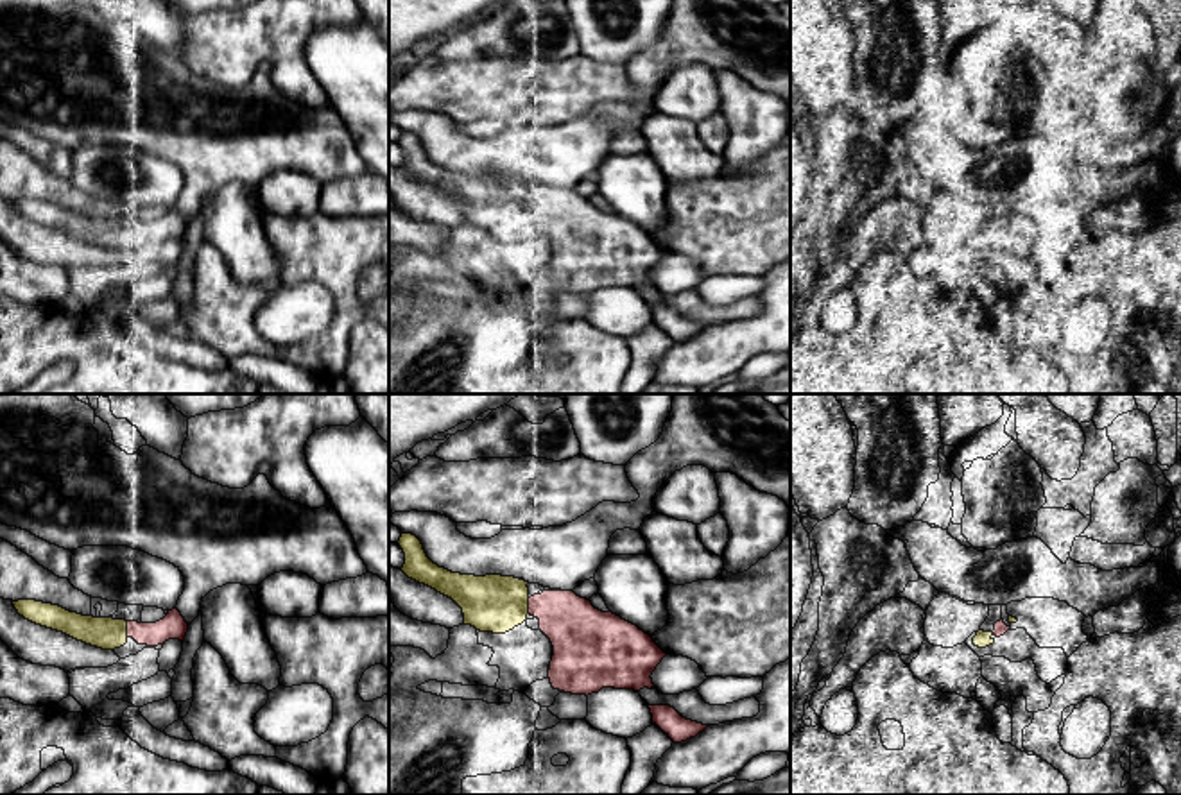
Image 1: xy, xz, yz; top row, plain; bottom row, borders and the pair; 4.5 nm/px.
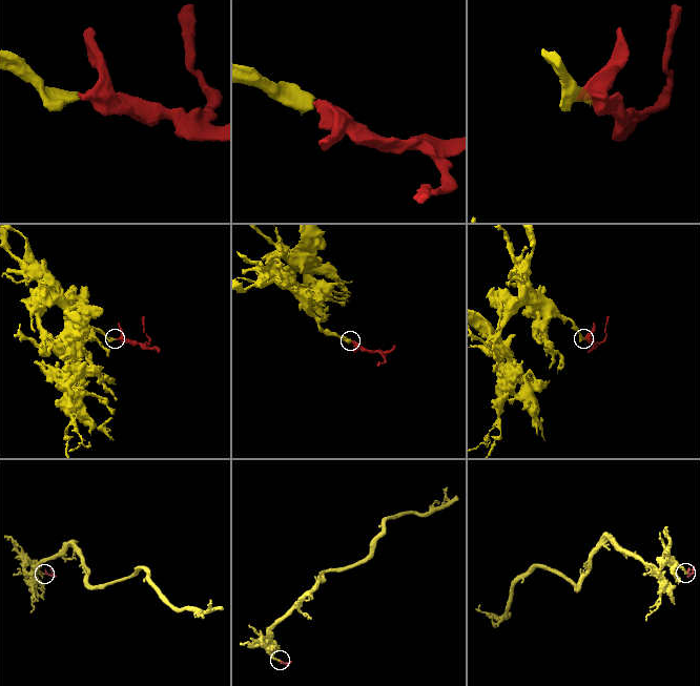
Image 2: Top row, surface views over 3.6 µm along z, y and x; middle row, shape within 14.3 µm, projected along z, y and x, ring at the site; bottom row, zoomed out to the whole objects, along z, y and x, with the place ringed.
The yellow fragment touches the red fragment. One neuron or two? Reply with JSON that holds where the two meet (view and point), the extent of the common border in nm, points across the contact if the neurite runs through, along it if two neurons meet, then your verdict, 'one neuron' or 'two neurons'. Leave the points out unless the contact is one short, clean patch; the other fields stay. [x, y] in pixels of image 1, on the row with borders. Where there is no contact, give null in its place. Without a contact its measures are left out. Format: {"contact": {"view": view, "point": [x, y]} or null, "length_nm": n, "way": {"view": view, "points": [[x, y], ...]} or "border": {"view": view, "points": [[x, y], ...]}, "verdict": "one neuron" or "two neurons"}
{"contact": {"view": "xy", "point": [126, 629]}, "length_nm": 70, "verdict": "one neuron"}

